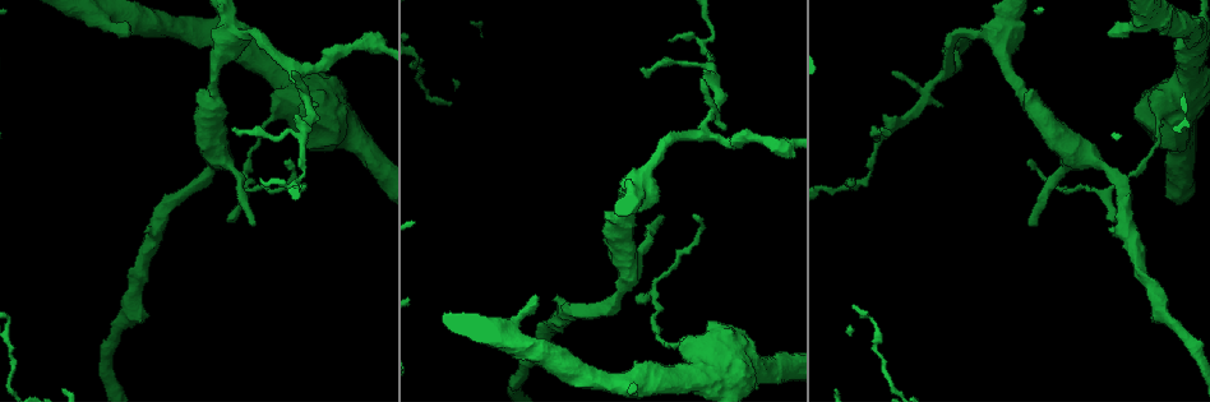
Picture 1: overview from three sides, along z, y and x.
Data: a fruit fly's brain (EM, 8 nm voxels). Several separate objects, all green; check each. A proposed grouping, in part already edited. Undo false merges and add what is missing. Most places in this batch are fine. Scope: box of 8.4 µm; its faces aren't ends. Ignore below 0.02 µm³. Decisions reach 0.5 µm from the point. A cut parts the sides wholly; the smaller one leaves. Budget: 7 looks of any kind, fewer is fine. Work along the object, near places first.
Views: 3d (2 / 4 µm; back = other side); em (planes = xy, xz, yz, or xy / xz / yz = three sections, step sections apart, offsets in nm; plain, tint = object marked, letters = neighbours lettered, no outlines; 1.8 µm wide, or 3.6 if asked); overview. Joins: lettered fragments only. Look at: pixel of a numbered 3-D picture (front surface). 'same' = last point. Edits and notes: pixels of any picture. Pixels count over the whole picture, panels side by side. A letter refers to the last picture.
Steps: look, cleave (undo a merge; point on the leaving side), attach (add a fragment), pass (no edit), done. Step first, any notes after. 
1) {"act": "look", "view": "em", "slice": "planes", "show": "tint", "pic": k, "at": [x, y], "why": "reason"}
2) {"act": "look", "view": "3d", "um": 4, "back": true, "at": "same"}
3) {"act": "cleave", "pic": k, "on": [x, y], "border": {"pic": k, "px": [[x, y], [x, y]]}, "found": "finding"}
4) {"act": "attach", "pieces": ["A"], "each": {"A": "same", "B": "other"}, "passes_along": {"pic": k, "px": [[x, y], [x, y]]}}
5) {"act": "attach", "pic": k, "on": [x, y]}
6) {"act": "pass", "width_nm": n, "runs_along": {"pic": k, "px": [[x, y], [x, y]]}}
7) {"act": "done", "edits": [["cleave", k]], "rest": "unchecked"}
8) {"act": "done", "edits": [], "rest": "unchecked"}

{"act": "look", "view": "em", "slice": "planes", "show": "plain", "pic": 1, "at": [536, 296], "why": "free end"}

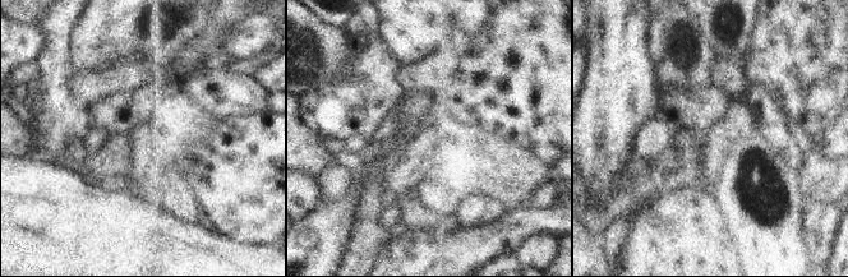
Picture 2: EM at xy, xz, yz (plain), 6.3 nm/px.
{"act": "look", "view": "em", "slice": "planes", "show": "letters", "at": "same"}

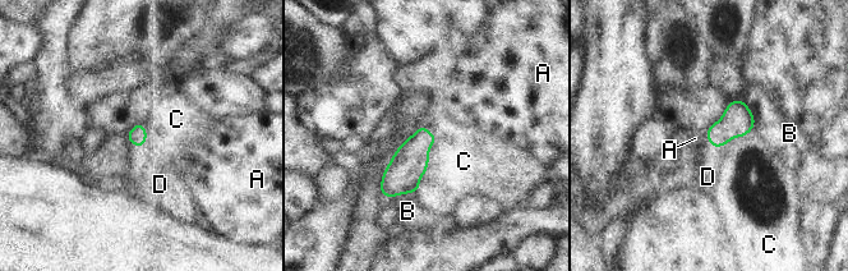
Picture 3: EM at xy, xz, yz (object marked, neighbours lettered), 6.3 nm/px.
{"act": "attach", "pieces": ["D"], "each": {"A": "other", "B": "other", "C": "other", "D": "same"}, "passes_along": {"pic": 3, "px": [[737, 120], [719, 146], [708, 177]]}, "found": "it goes on there"}

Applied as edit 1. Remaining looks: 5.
{"act": "look", "view": "overview"}

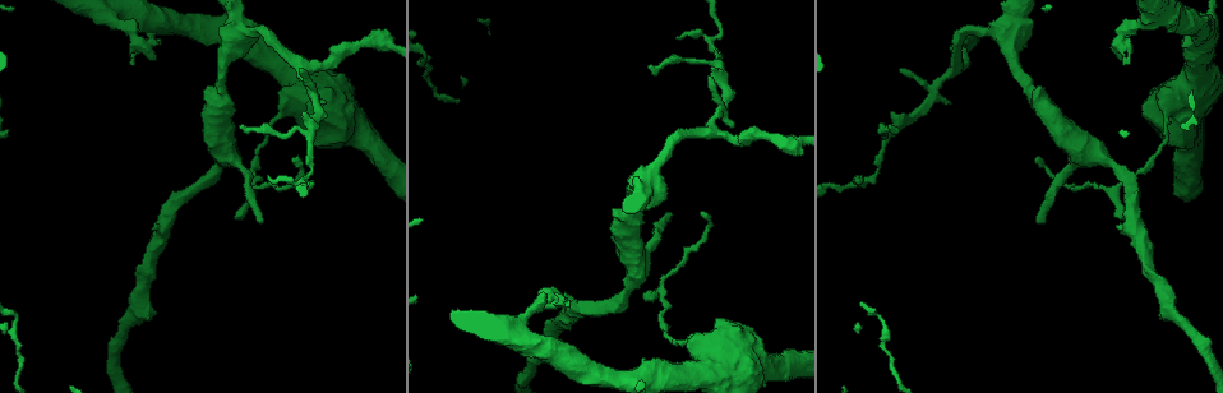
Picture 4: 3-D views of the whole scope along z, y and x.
{"act": "look", "view": "em", "slice": "xy", "step": 8, "show": "letters", "pic": 4, "at": [262, 220], "why": "free end"}

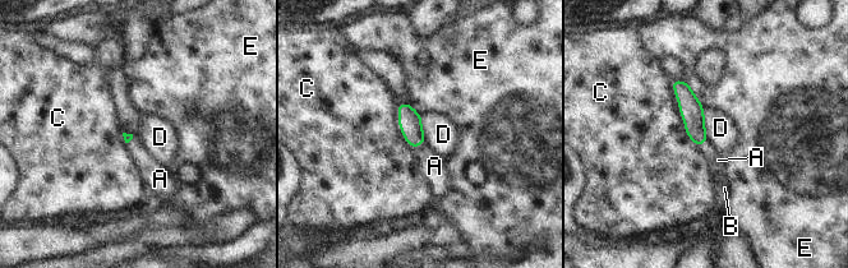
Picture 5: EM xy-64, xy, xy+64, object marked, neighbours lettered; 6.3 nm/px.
{"act": "look", "view": "em", "slice": "yz", "step": 8, "show": "letters", "at": "same"}

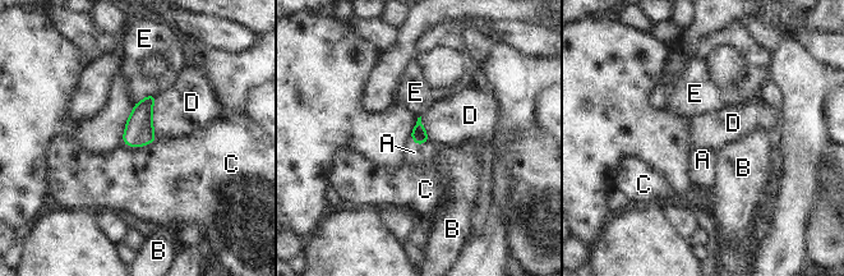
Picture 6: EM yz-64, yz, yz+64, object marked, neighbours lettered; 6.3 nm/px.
{"act": "attach", "pieces": ["A"], "each": {"A": "same", "B": "other", "C": "other", "D": "other", "E": "other"}, "passes_along": {"pic": 6, "px": [[419, 136], [419, 145], [414, 152]]}, "found": "it goes on there"}

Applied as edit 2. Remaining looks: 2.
{"act": "look", "view": "overview"}

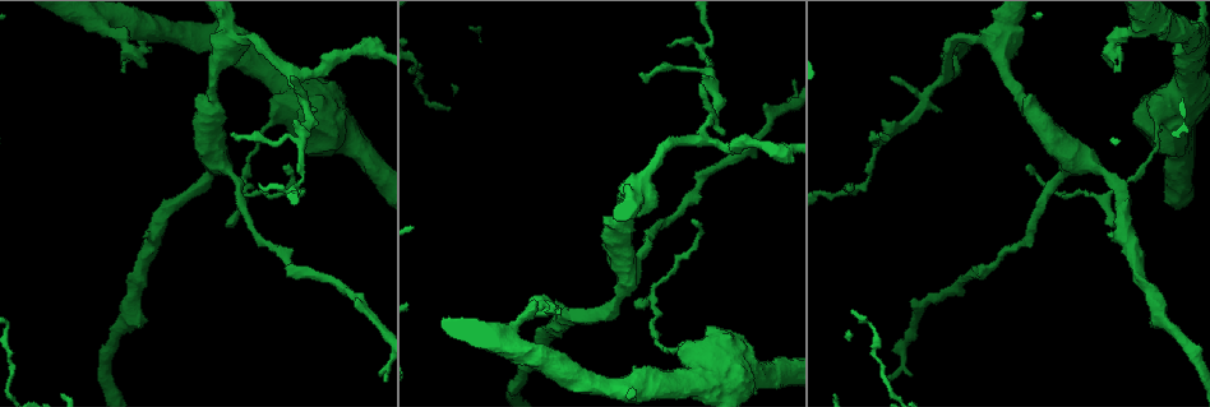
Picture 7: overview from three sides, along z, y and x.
{"act": "look", "view": "em", "um": 3.6, "slice": "planes", "show": "letters", "pic": 7, "at": [639, 75], "why": "thin end"}

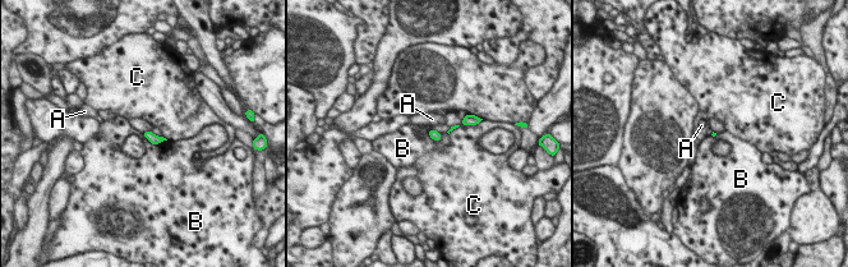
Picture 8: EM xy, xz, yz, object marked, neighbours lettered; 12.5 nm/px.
{"act": "pass", "each": {"A": "other", "B": "other", "C": "other"}, "found": "none of them fits"}

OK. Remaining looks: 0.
{"act": "done", "edits": [["attach", 3], ["attach", 6]], "rest": "unchecked"}

